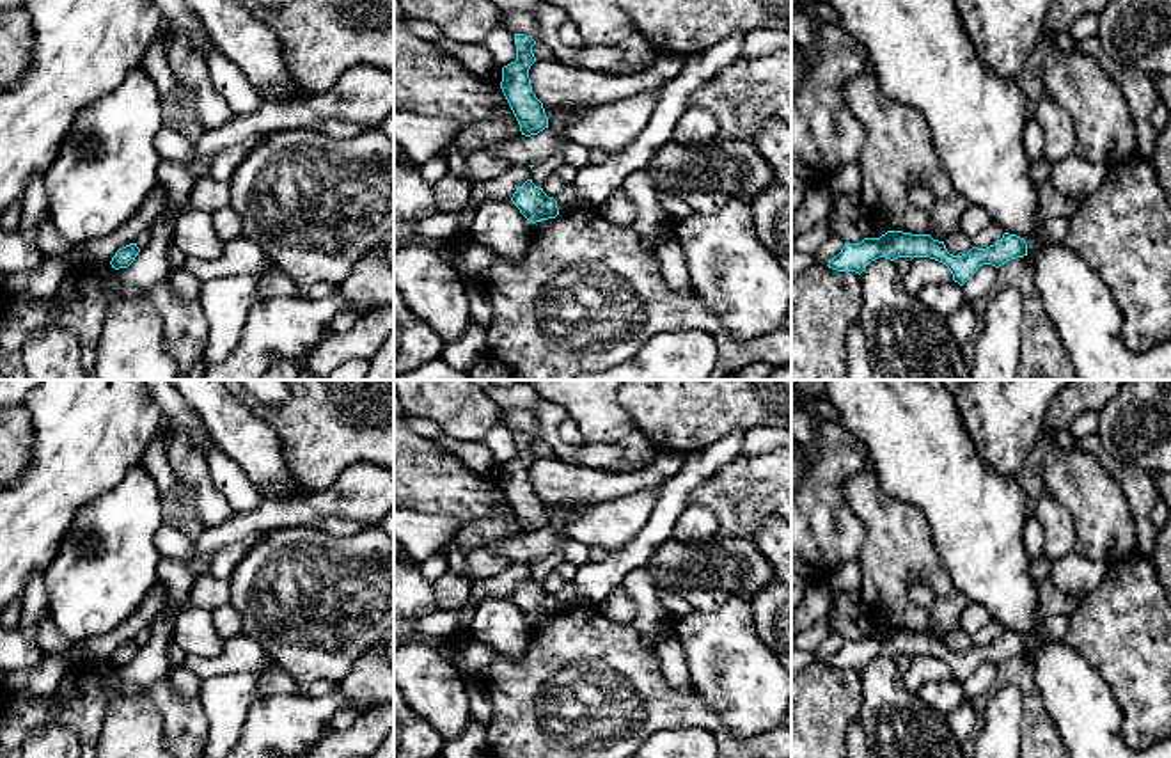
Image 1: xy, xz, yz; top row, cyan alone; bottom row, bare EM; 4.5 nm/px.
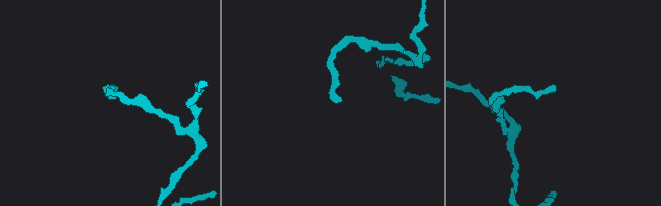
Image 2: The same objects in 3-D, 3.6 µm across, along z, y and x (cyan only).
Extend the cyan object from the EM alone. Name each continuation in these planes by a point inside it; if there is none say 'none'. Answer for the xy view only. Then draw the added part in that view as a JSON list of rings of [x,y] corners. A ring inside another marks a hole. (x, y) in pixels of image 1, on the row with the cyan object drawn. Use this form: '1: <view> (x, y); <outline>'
none

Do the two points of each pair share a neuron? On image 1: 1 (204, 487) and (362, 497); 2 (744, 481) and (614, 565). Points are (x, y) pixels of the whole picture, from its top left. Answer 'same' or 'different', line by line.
1: different
2: different

